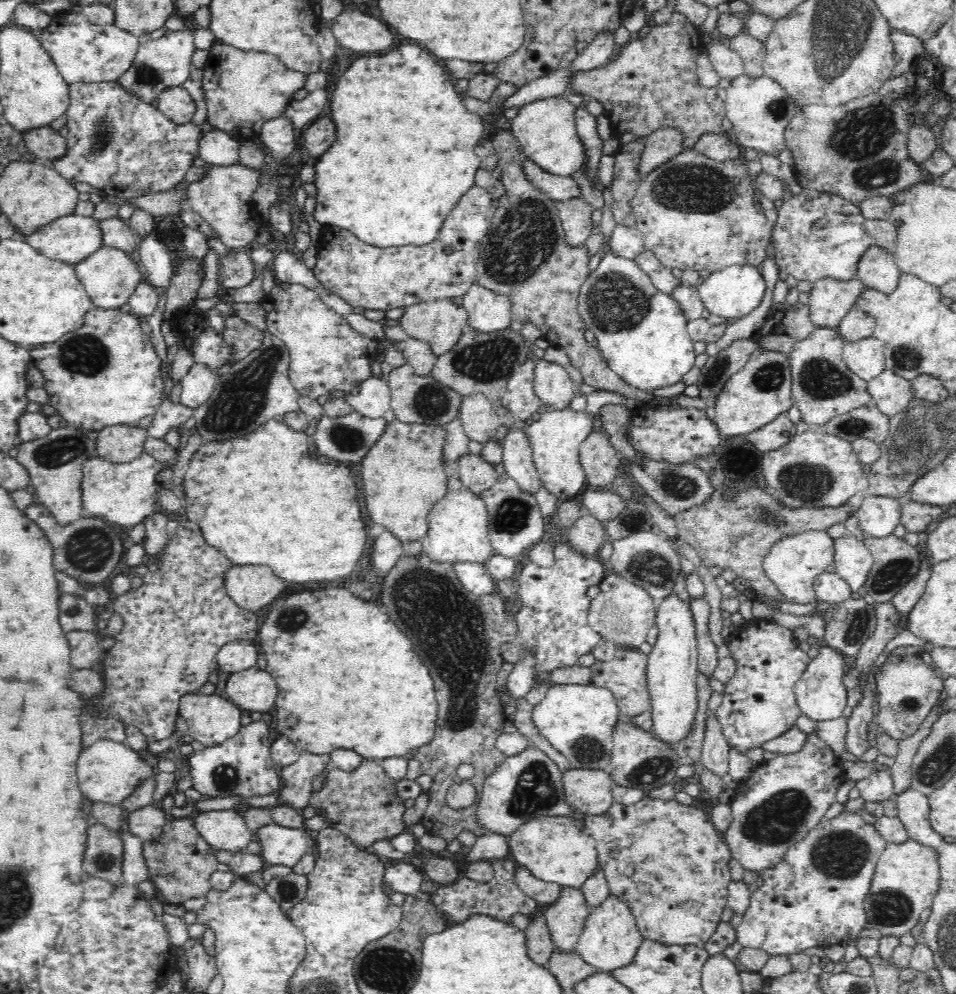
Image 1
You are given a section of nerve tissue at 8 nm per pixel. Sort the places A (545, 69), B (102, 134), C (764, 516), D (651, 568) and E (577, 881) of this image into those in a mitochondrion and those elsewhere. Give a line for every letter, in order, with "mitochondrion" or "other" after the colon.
A: other
B: mitochondrion
C: mitochondrion
D: mitochondrion
E: other

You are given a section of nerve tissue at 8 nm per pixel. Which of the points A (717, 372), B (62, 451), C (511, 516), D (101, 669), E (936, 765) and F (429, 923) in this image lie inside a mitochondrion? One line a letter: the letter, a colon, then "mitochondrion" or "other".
A: mitochondrion
B: mitochondrion
C: mitochondrion
D: other
E: mitochondrion
F: other

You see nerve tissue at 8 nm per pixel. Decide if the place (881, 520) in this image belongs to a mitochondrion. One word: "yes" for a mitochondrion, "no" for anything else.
no

